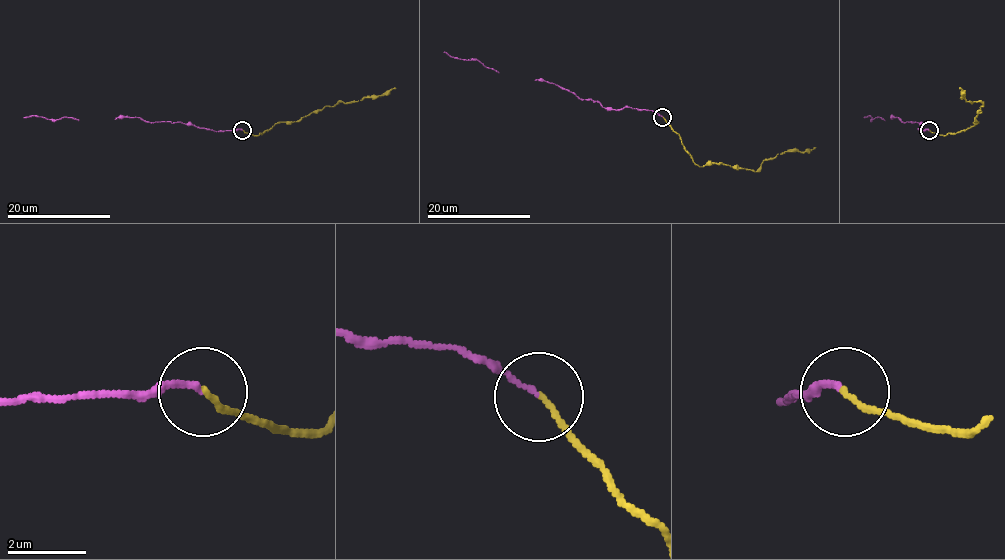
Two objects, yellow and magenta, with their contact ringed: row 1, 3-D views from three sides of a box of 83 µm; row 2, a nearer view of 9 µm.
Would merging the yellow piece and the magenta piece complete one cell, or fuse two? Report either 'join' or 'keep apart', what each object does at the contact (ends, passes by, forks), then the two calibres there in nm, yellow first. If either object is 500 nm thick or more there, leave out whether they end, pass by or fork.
join; yellow ends; magenta ends; calibres 150 and 130 nm

